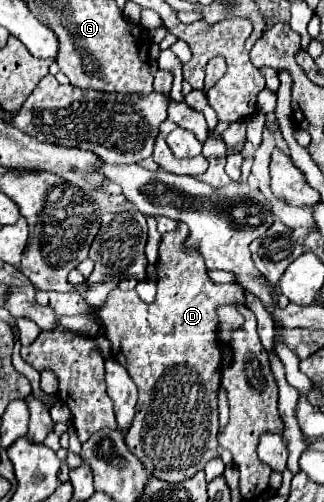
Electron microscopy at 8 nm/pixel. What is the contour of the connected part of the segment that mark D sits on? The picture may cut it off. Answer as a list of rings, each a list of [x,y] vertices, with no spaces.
[[[177,222],[177,230],[161,236],[159,246],[159,282],[157,296],[151,304],[143,302],[135,290],[123,292],[115,288],[103,306],[97,310],[91,308],[77,292],[37,292],[37,302],[51,306],[59,316],[77,316],[77,314],[93,314],[99,322],[103,334],[111,342],[113,358],[127,368],[129,376],[139,388],[137,414],[131,426],[123,432],[123,438],[131,452],[143,462],[143,466],[159,480],[165,482],[181,482],[191,478],[195,472],[203,470],[207,460],[219,454],[217,442],[217,390],[221,382],[221,354],[217,340],[217,316],[215,308],[219,304],[245,304],[243,288],[239,284],[215,284],[199,256],[197,248],[187,246],[187,224]]]

